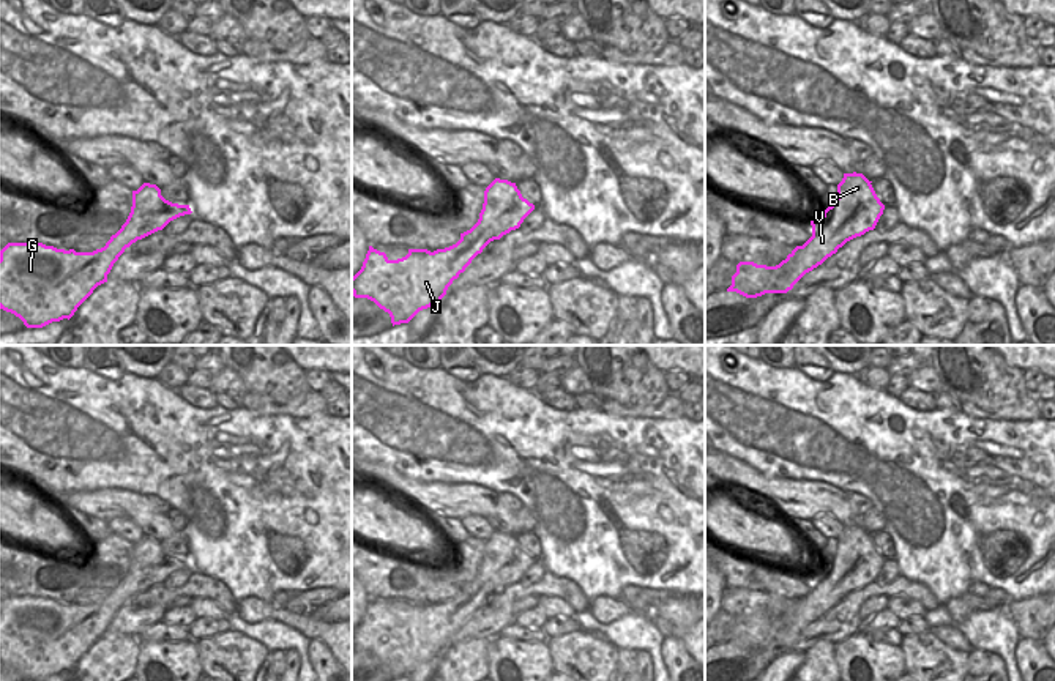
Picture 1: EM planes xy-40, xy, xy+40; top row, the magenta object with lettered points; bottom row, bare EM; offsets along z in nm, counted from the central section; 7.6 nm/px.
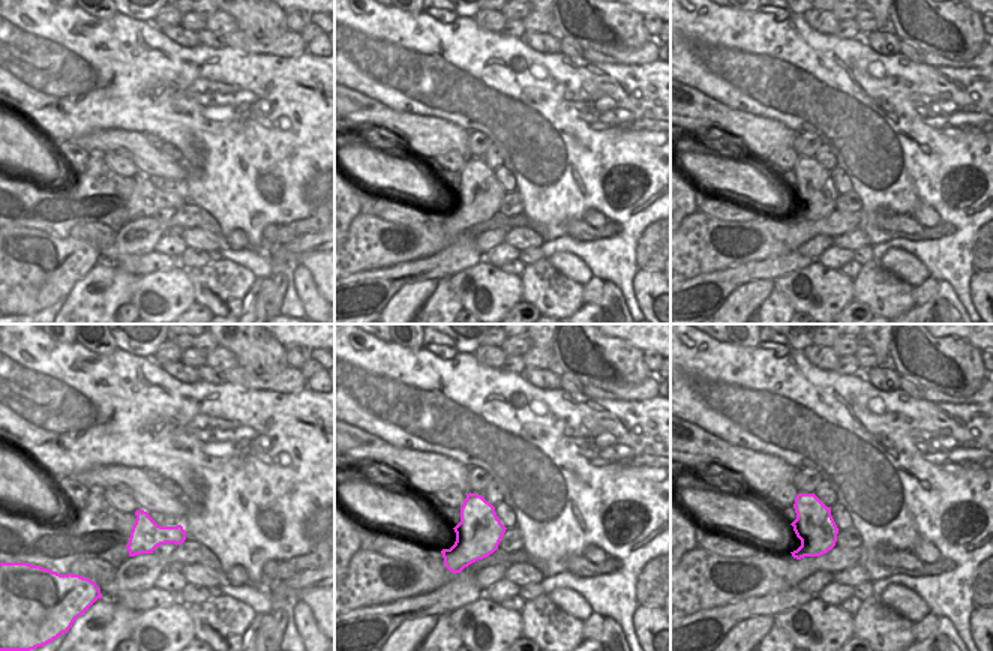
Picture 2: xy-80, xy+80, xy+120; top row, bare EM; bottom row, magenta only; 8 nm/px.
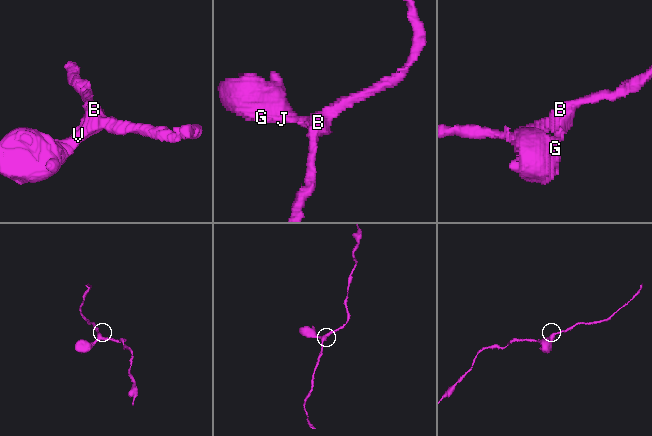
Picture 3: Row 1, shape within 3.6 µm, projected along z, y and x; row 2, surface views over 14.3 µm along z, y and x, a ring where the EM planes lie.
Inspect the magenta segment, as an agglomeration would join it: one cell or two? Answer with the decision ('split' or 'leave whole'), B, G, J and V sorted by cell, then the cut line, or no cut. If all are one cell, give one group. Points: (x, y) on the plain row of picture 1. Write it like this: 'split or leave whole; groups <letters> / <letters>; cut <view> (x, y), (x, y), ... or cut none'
leave whole; groups B G J V; cut none

